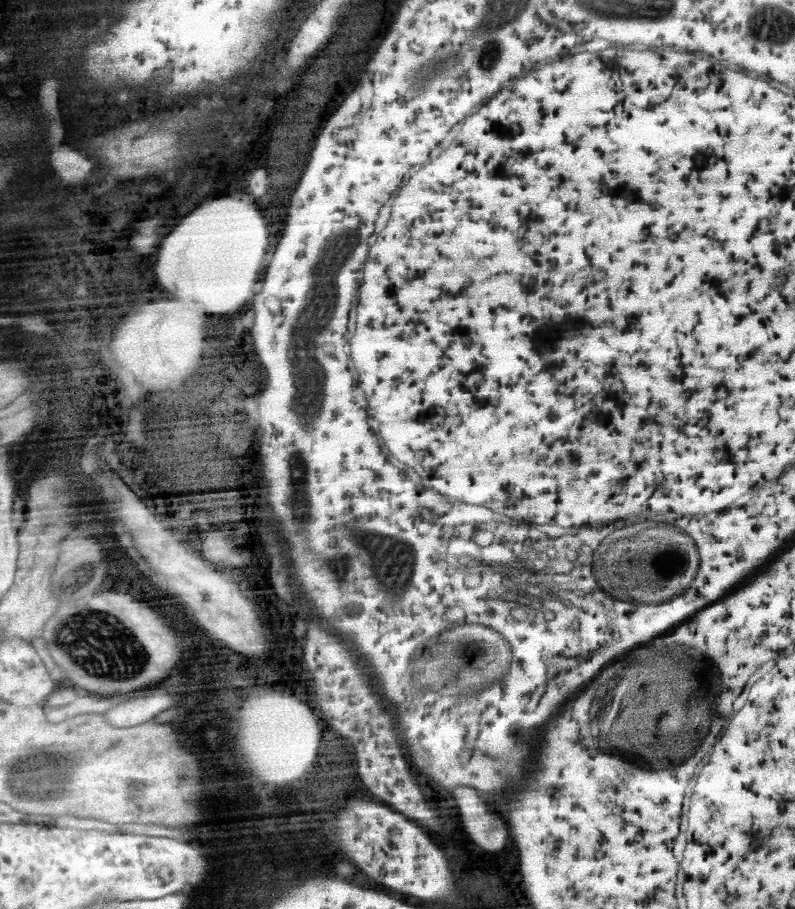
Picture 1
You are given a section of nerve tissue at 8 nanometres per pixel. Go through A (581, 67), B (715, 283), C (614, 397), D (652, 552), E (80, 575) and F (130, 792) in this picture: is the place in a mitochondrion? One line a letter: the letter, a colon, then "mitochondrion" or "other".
A: other
B: other
C: other
D: mitochondrion
E: mitochondrion
F: mitochondrion

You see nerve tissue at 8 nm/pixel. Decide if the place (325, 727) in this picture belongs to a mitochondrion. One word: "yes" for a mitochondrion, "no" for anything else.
no

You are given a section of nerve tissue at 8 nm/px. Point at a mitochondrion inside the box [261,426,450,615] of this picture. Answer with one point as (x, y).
(393, 557)

